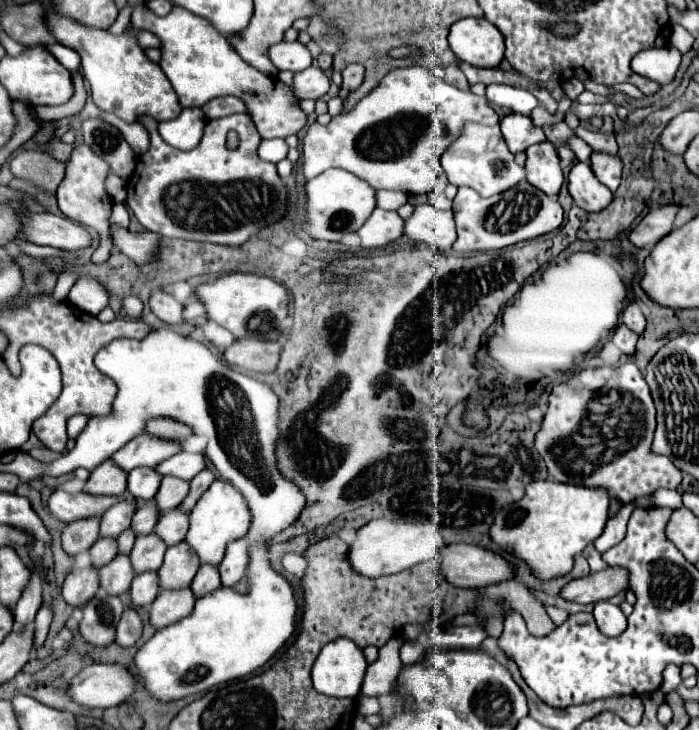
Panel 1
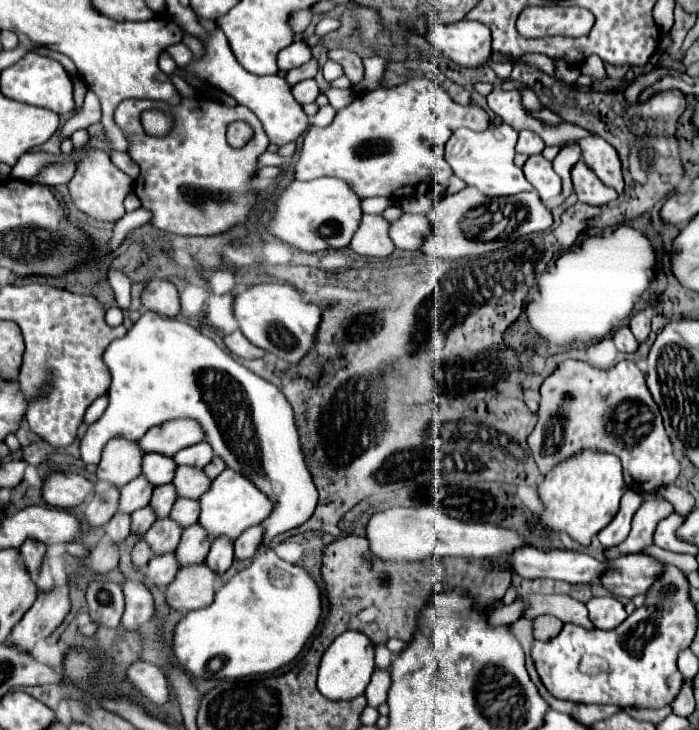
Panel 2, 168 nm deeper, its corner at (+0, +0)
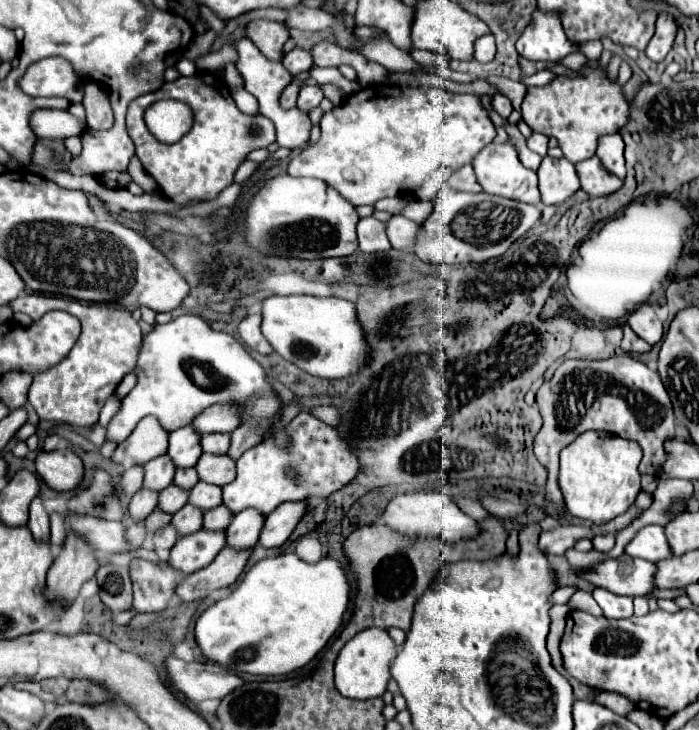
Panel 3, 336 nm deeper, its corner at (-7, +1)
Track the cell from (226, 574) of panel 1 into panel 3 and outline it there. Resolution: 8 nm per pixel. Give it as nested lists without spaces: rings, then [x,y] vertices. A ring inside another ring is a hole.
[[[306,500],[296,504],[280,504],[280,508],[272,512],[272,516],[266,516],[258,546],[264,546],[264,548],[282,546],[290,536],[290,532],[294,530],[294,526],[298,524],[298,520],[306,514],[306,510],[308,510]]]

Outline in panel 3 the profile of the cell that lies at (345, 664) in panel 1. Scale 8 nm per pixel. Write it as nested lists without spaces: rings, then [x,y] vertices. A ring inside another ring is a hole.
[[[366,628],[358,632],[352,640],[344,644],[344,648],[336,658],[334,666],[336,690],[346,698],[356,698],[356,700],[382,696],[390,678],[390,662],[394,656],[396,656],[396,646],[386,630]]]

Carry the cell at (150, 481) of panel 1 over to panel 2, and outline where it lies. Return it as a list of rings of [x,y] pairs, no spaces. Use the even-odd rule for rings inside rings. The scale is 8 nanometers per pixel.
[[[145,453],[143,457],[143,475],[155,485],[165,485],[173,481],[177,465],[173,465],[173,457],[161,457],[159,453]]]

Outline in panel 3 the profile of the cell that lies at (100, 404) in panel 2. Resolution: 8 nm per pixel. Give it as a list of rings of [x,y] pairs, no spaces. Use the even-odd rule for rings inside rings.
[[[132,372],[132,374],[128,374],[128,376],[122,380],[122,384],[116,388],[114,396],[116,396],[116,398],[124,398],[124,396],[134,388],[134,384],[136,384],[136,374]]]

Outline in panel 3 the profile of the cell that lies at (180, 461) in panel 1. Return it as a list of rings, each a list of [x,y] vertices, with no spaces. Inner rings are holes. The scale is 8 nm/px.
[[[224,434],[224,436],[202,436],[200,446],[202,446],[202,452],[208,452],[208,454],[226,454],[228,434]]]

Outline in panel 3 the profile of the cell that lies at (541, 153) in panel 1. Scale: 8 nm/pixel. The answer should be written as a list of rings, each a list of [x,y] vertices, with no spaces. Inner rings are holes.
[[[546,156],[538,168],[538,188],[544,204],[560,204],[580,188],[574,164]]]

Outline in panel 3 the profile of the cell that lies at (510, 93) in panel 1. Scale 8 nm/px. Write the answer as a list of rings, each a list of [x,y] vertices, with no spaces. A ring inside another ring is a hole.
[[[504,94],[492,96],[492,106],[494,106],[494,110],[496,110],[502,118],[508,118],[508,116],[512,114],[512,104],[510,104],[508,96],[504,96]]]

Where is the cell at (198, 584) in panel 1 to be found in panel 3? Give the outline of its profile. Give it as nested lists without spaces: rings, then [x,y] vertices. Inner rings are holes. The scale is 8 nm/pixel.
[[[252,508],[236,514],[230,526],[226,528],[226,546],[234,550],[248,550],[258,544],[260,528],[264,526],[264,518]]]

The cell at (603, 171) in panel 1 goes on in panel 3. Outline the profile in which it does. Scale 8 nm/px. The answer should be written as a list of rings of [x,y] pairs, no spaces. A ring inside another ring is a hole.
[[[608,134],[598,140],[598,150],[596,156],[600,158],[602,166],[616,174],[618,178],[626,178],[626,166],[624,166],[624,142],[620,134]]]

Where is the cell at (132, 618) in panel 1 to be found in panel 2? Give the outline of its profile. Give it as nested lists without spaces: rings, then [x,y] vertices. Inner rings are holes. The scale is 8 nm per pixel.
[[[129,535],[121,543],[121,561],[119,569],[125,577],[123,581],[123,593],[125,593],[125,613],[121,619],[121,625],[129,631],[139,629],[143,623],[147,623],[155,615],[153,595],[149,587],[143,581],[143,571],[137,569],[131,563],[131,551],[133,546],[142,539],[141,535]]]

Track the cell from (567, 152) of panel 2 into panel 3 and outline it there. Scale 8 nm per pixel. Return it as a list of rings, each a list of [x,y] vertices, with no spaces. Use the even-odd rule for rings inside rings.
[[[586,68],[582,74],[584,78],[578,80],[558,76],[548,86],[528,88],[522,102],[522,118],[530,124],[530,128],[556,138],[564,156],[574,164],[592,158],[598,138],[602,134],[618,132],[628,122],[630,114],[630,104],[622,94],[622,88],[612,84],[602,68]]]

